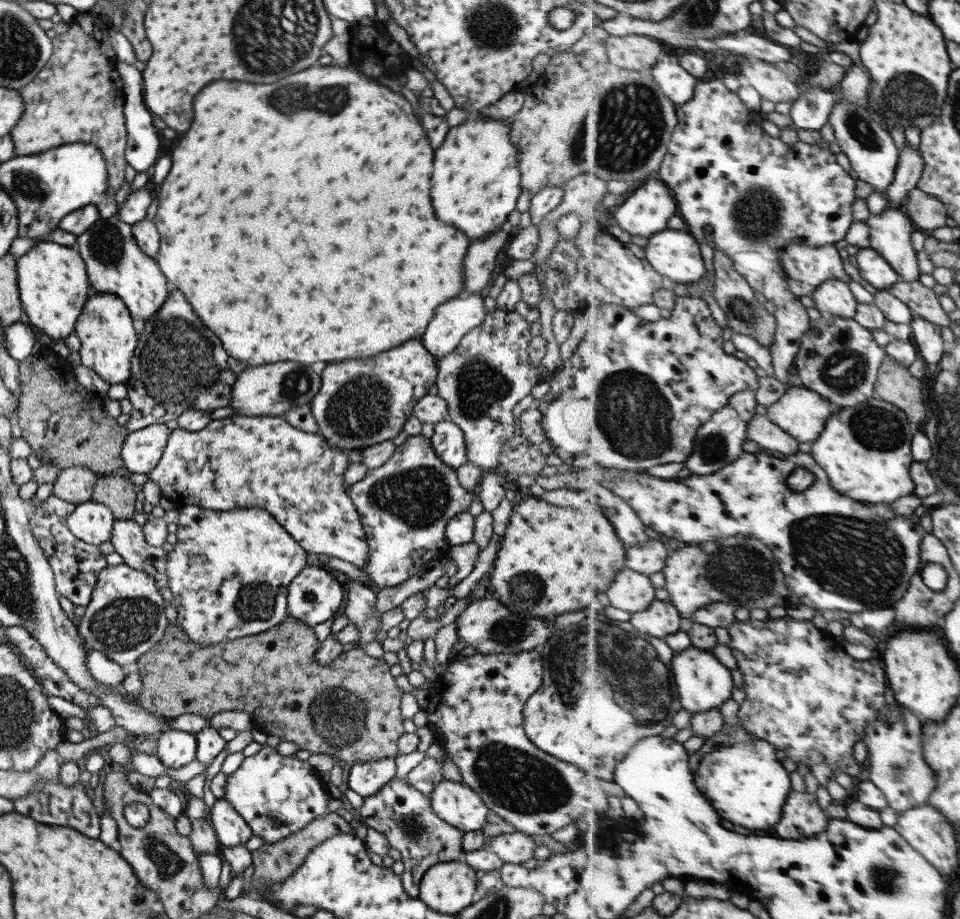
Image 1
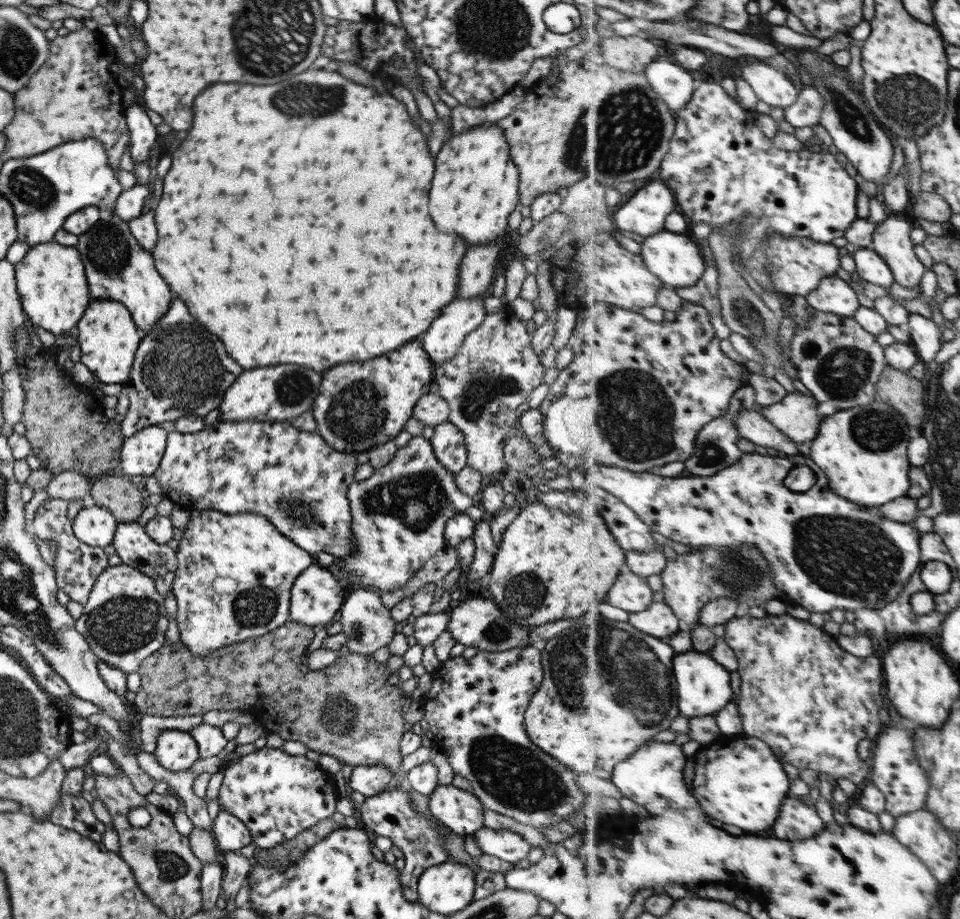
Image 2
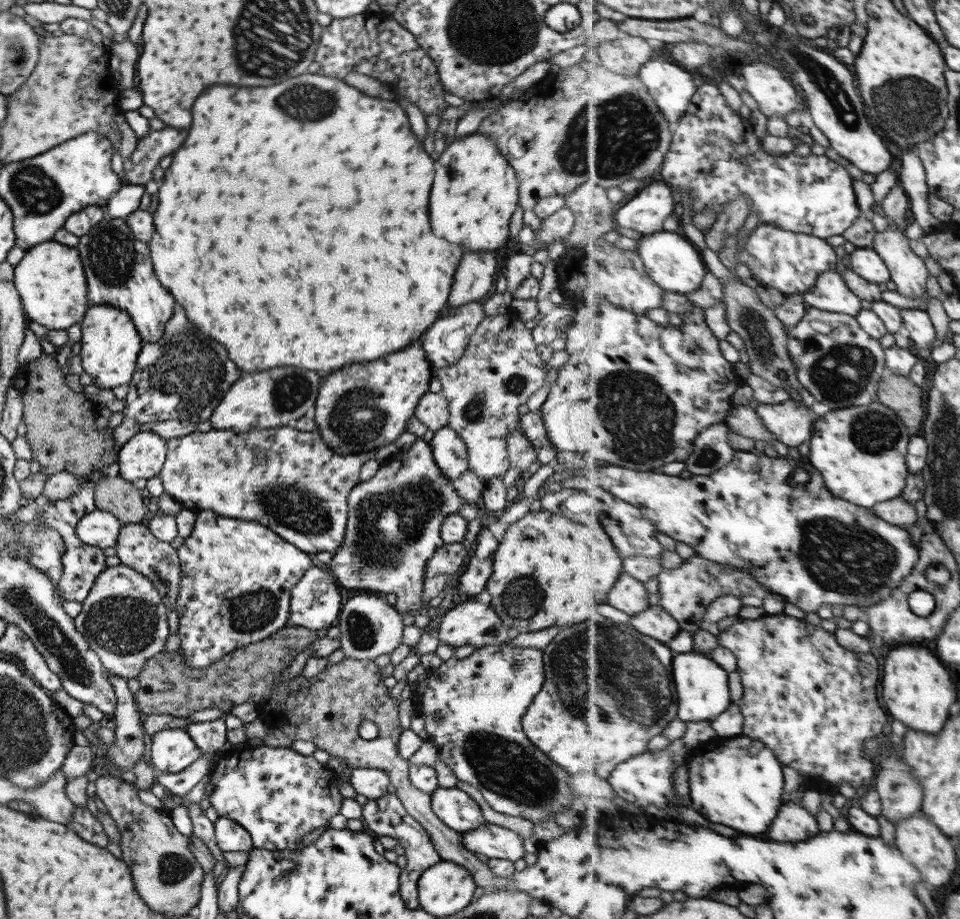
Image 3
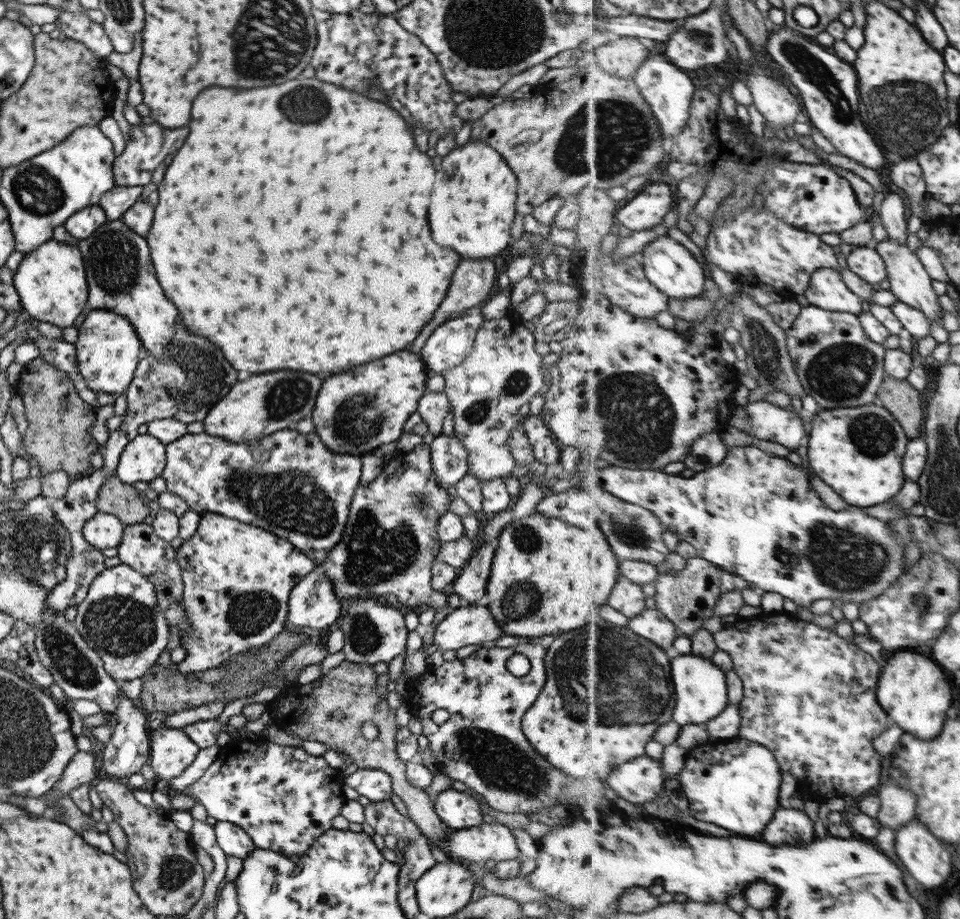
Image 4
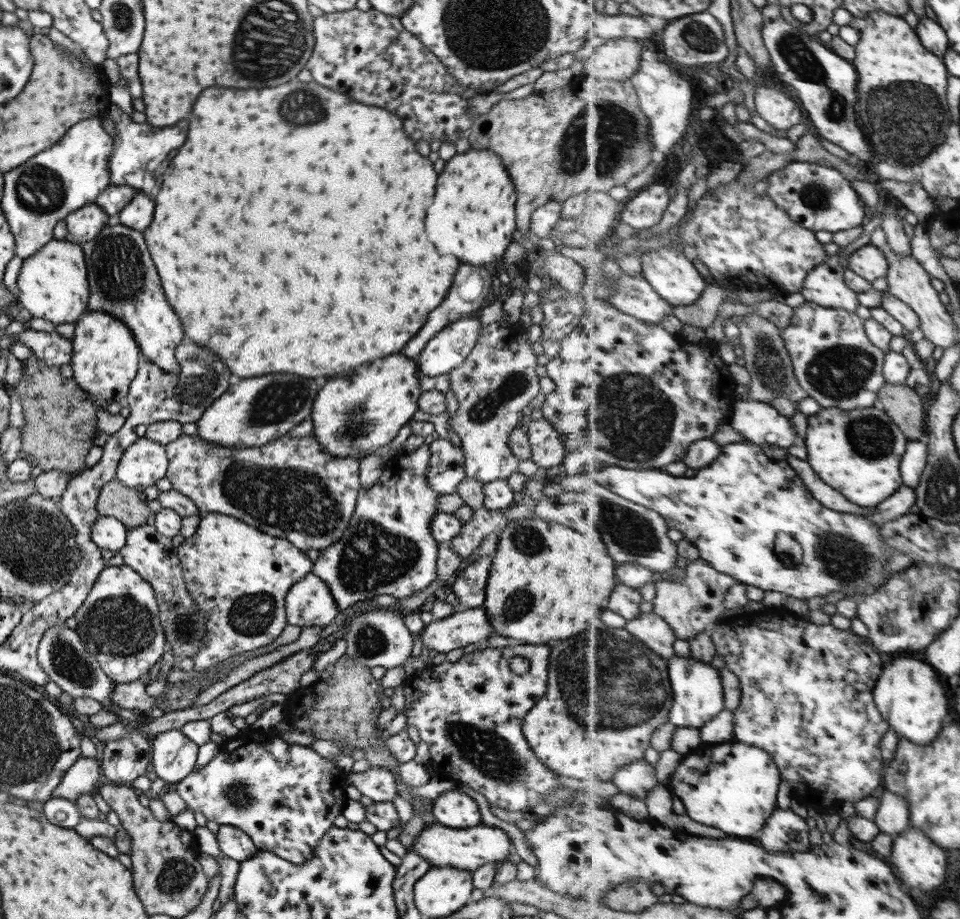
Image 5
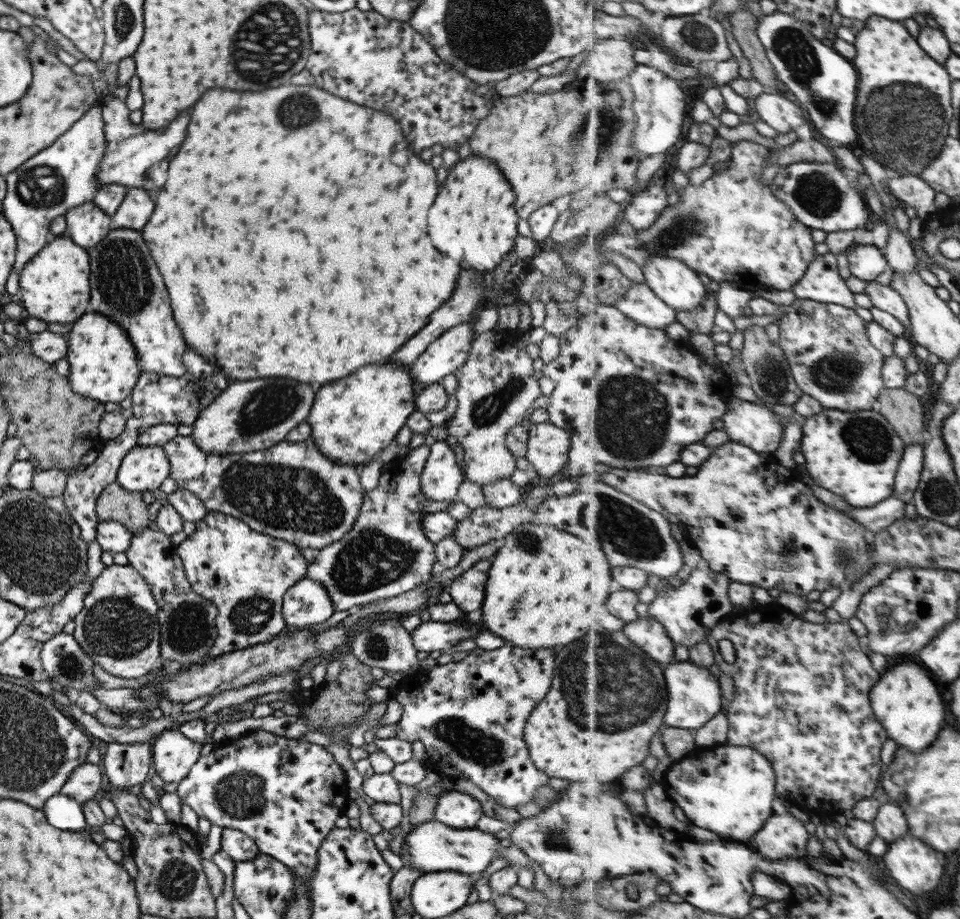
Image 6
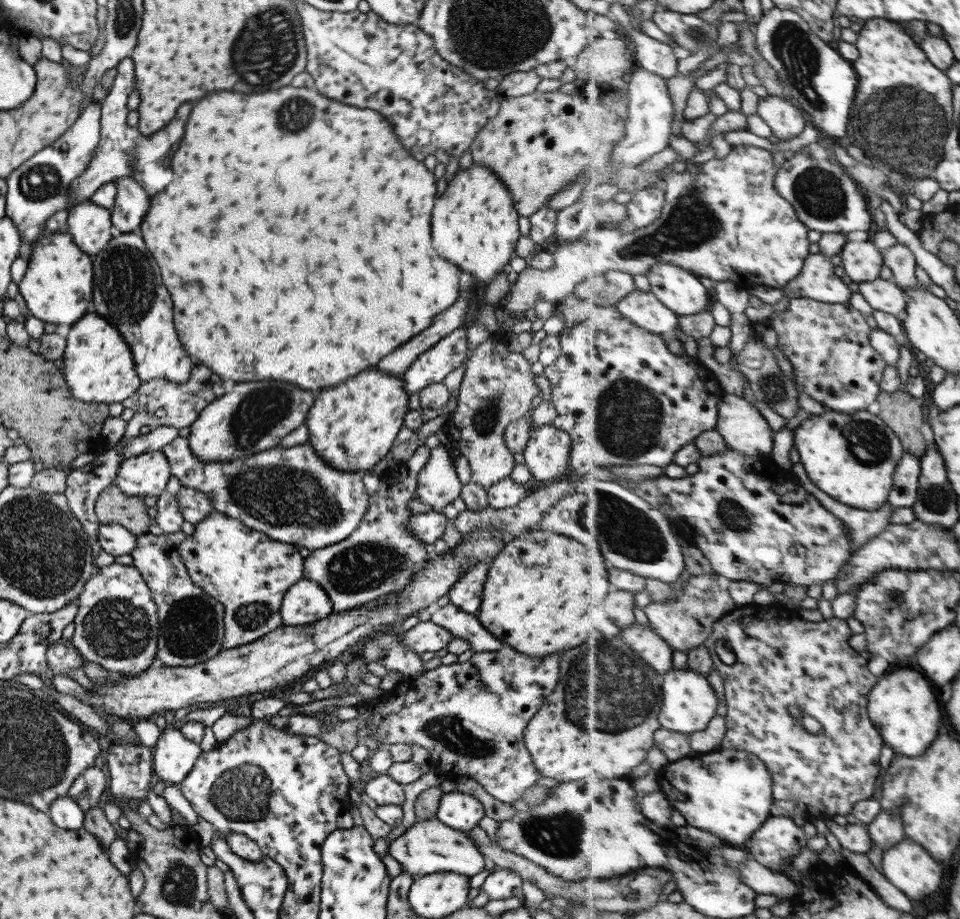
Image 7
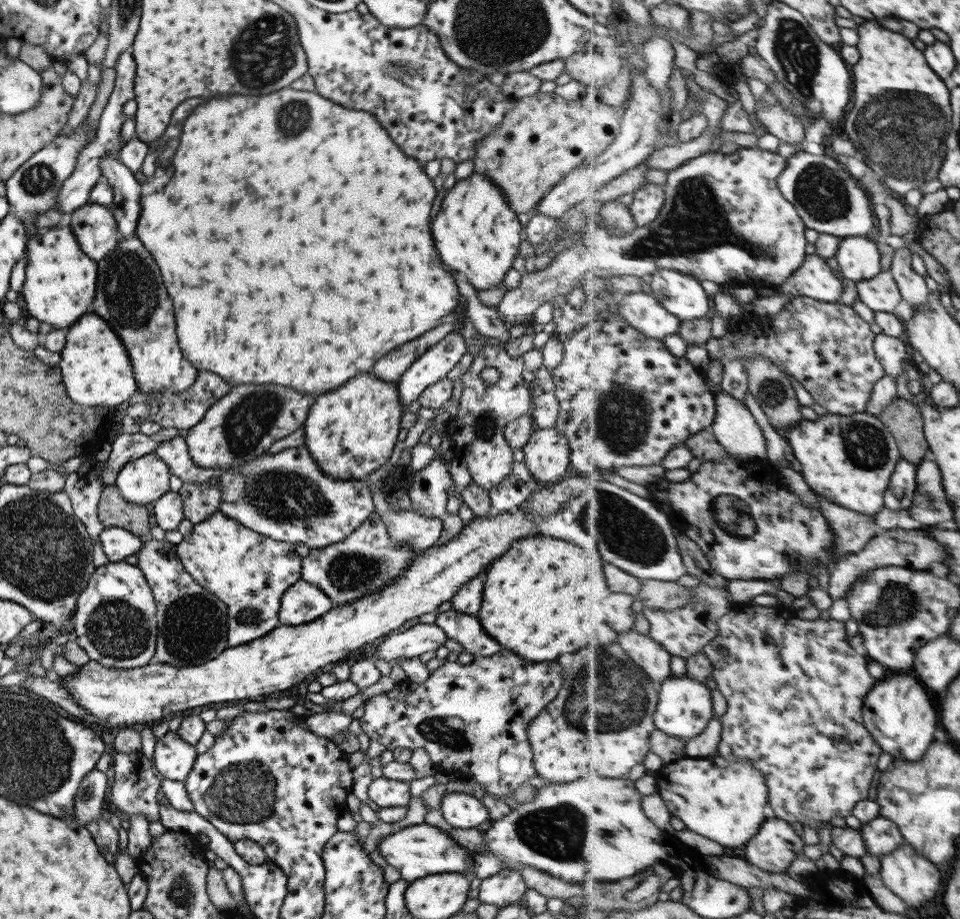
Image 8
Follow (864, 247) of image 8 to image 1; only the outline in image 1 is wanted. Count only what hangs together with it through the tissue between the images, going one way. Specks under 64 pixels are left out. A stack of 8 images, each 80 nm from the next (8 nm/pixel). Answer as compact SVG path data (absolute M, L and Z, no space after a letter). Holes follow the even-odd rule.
M871 247L860 249L853 260L862 278L875 288L890 290L900 280L900 274L882 253Z

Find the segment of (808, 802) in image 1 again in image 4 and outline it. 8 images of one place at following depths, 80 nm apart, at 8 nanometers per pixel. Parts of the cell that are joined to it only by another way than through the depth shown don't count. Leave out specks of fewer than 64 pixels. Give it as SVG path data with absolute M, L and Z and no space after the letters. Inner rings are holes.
M779 808L775 820L763 832L763 840L769 844L809 844L816 839L811 818L795 808Z

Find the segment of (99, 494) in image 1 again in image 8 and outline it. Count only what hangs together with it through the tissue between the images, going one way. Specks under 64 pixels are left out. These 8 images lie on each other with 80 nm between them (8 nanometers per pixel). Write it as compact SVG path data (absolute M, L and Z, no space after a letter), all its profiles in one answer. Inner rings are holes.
M114 484L102 488L97 517L102 528L123 528L141 539L150 535L146 506L133 504L121 498Z

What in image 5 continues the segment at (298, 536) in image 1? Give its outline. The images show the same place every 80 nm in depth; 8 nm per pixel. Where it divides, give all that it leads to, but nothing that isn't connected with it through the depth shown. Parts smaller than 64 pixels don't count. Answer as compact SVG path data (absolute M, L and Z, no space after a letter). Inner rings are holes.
M311 434L303 438L292 437L289 435L278 436L275 440L270 440L269 443L261 445L260 447L241 447L232 449L229 447L222 447L219 445L211 444L200 439L197 435L184 435L178 436L175 440L164 446L168 465L166 468L165 478L171 483L172 489L179 492L181 495L193 501L193 505L199 511L198 516L203 517L210 513L216 513L224 516L231 516L247 526L258 529L259 532L273 536L274 538L287 540L291 545L298 548L300 551L305 550L318 550L328 548L329 545L337 542L339 538L346 531L347 526L351 520L351 514L355 510L357 504L357 496L359 494L360 484L358 483L358 459L355 457L347 457L344 455L331 456L325 452L316 441L316 438Z

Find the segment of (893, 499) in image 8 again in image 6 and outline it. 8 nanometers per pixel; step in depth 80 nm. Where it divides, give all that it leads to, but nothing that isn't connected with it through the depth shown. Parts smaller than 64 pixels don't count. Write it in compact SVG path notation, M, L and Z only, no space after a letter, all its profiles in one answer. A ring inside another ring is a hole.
M912 444L906 447L901 468L899 468L899 484L895 496L899 496L905 504L913 502L913 496L922 479L925 470L925 446Z

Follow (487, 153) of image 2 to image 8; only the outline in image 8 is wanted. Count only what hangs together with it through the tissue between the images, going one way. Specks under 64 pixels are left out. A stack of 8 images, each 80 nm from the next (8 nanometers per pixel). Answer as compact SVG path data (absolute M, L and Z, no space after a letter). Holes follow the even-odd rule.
M471 173L467 178L456 179L453 188L441 200L441 208L433 218L431 236L433 246L441 262L453 270L464 274L467 282L477 291L491 289L502 284L505 272L511 268L512 260L518 256L519 241L523 238L523 229L517 221L517 214L511 210L505 195L481 173Z

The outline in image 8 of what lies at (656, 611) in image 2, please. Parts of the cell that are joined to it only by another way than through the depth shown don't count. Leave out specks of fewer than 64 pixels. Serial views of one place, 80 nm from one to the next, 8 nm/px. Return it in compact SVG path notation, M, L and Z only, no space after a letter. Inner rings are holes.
M639 632L618 634L618 642L629 654L635 664L639 665L658 686L674 674L672 654L649 635Z

